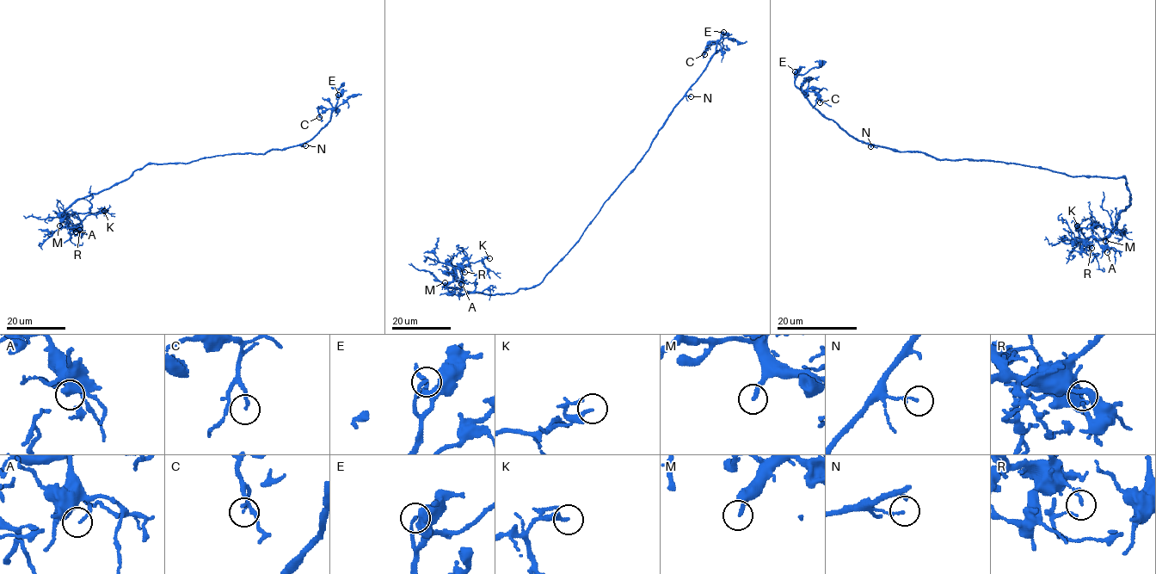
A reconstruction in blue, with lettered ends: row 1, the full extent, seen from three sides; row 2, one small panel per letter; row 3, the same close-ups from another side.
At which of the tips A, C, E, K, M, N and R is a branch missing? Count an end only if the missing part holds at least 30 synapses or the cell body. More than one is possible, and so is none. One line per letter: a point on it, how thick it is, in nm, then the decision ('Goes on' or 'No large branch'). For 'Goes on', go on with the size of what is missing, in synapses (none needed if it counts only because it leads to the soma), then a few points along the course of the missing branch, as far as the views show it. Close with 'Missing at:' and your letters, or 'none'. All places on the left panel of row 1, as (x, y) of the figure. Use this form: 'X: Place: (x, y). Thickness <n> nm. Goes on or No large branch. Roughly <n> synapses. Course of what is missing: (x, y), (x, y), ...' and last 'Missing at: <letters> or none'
A: Place: (76, 231). Thickness 100 nm. No large branch
C: Place: (319, 117). Thickness 140 nm. No large branch
E: Place: (338, 95). Thickness 160 nm. No large branch
K: Place: (104, 211). Thickness 240 nm. No large branch
M: Place: (59, 225). Thickness 180 nm. Goes on
N: Place: (305, 145). Thickness 130 nm. No large branch
R: Place: (79, 230). Thickness 180 nm. No large branch
Missing at: M

